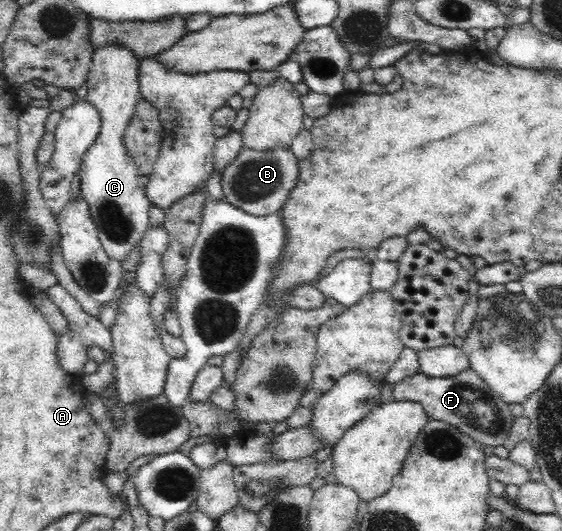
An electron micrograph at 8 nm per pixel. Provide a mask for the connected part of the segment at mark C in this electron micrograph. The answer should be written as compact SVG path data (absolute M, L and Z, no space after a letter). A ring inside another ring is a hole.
M102 45L92 54L85 86L86 101L97 109L100 116L100 133L82 159L80 194L88 204L91 218L97 225L99 240L108 256L115 261L126 259L136 243L140 242L149 227L148 211L151 202L139 182L135 162L124 146L124 135L134 115L141 95L138 83L138 59L123 45Z

